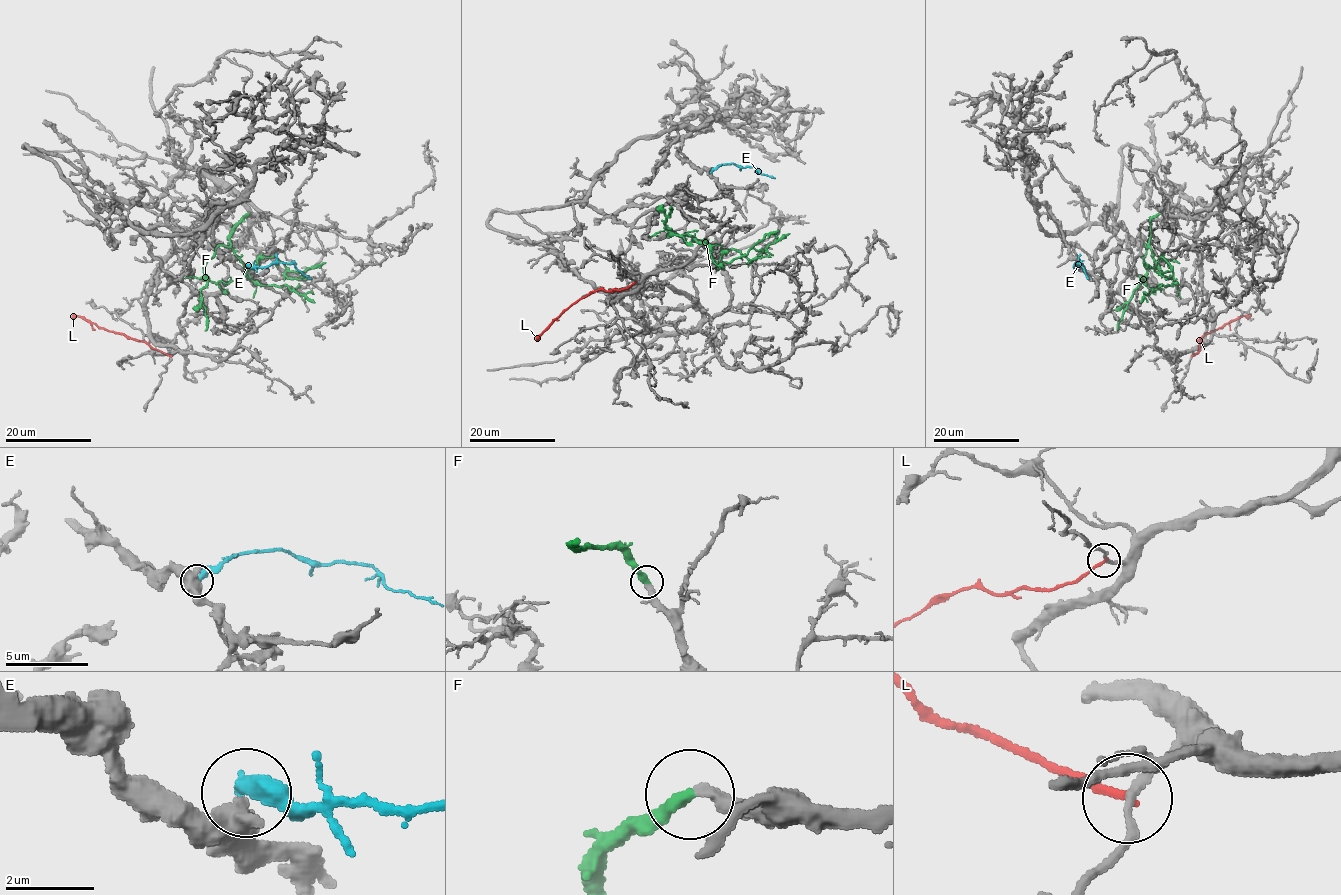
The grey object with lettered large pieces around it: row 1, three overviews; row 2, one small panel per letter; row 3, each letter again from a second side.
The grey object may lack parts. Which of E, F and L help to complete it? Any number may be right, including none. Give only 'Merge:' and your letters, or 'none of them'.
Merge: F

